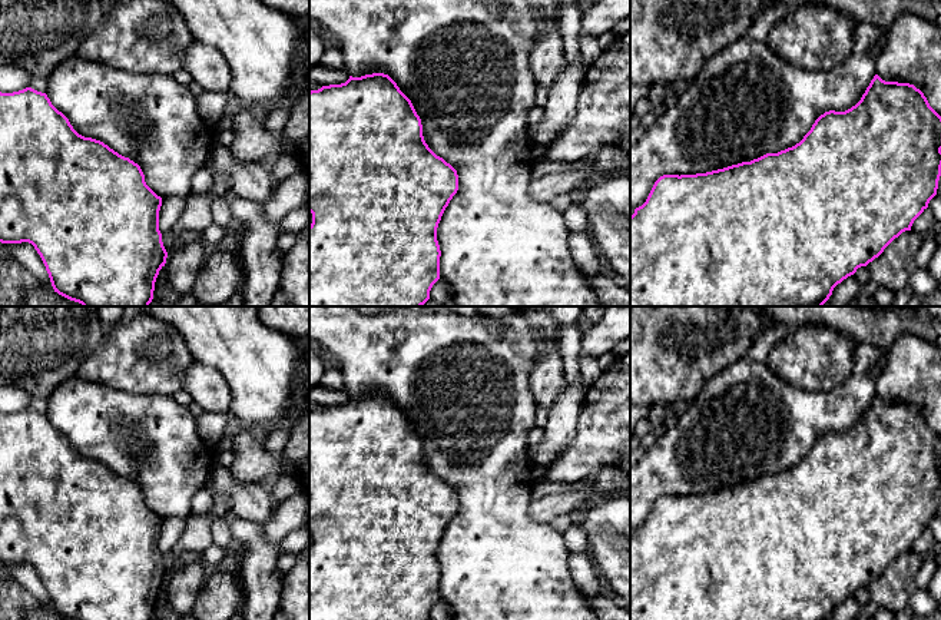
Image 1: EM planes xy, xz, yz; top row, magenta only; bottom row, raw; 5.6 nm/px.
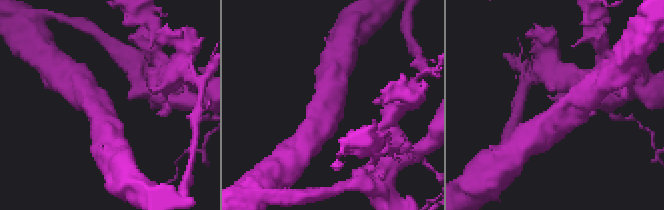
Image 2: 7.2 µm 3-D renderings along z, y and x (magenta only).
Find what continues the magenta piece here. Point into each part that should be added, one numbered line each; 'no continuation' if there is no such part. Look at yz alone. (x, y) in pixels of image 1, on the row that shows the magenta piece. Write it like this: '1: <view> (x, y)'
no continuation

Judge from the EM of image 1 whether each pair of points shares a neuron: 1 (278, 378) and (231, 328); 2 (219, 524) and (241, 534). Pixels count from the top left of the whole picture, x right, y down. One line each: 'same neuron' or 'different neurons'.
1: same neuron
2: different neurons

